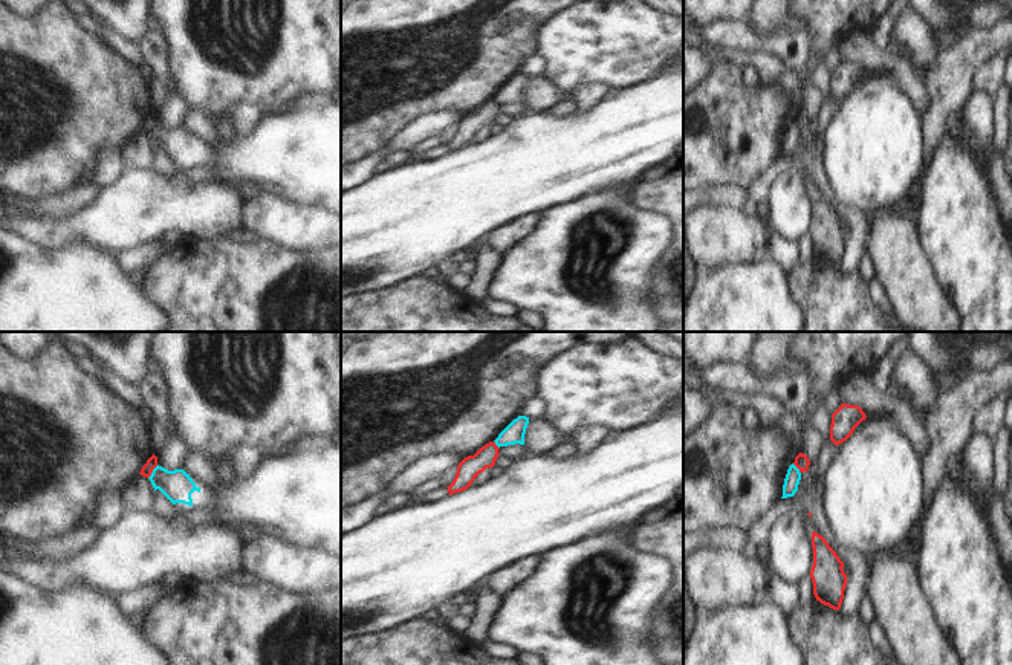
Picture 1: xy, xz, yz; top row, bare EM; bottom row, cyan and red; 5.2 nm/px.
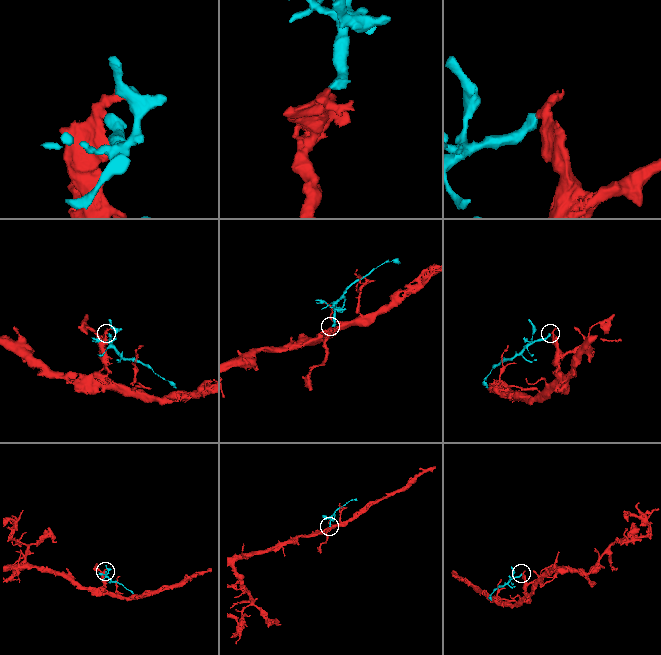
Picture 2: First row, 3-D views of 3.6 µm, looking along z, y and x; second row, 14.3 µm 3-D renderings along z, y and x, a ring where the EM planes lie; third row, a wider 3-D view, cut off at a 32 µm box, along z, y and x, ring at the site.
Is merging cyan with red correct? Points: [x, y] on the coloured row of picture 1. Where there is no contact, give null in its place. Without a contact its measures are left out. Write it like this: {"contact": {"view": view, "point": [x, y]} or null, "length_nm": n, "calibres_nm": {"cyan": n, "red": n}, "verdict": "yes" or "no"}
{"contact": {"view": "xy", "point": [153, 471]}, "length_nm": 90, "calibres_nm": {"cyan": 160, "red": 60}, "verdict": "no"}

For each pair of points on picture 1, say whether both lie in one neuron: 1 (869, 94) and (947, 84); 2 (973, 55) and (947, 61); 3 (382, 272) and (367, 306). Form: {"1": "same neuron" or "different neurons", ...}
{"1": "different neurons", "2": "same neuron", "3": "different neurons"}

